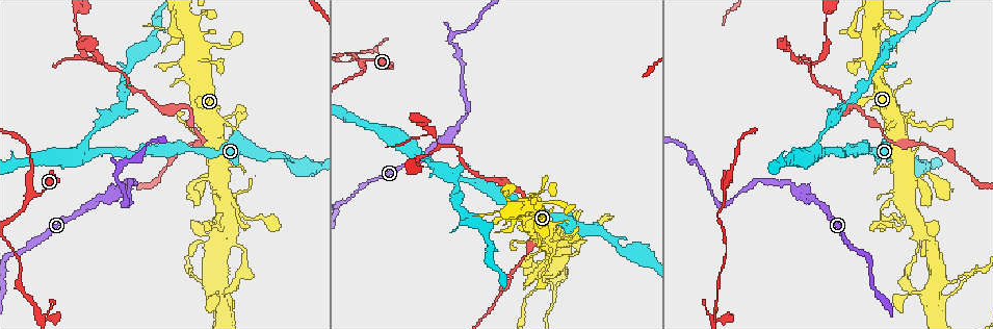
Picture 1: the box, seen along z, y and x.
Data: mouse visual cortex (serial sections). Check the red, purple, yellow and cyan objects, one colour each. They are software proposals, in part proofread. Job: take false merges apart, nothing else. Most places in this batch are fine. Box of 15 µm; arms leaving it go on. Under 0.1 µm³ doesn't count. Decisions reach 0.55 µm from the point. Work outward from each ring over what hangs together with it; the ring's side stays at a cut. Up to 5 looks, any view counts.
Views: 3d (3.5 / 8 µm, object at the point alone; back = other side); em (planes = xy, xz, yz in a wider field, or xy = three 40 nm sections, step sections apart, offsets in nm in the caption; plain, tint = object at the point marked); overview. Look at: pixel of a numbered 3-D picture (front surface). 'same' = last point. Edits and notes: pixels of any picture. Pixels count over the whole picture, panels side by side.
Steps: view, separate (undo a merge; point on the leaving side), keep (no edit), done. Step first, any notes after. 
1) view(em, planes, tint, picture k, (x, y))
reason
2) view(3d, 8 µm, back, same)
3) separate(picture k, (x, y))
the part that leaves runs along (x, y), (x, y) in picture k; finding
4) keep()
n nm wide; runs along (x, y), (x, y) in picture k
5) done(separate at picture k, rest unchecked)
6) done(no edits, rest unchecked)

view(3d, 3.5 µm, picture 1, (219, 268))
abrupt turn

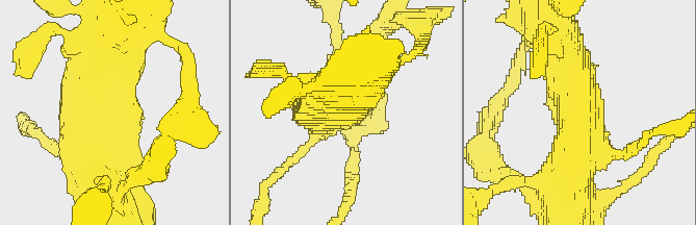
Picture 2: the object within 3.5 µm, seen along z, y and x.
view(em, xy, step 3, tint, picture 2, (116, 113))

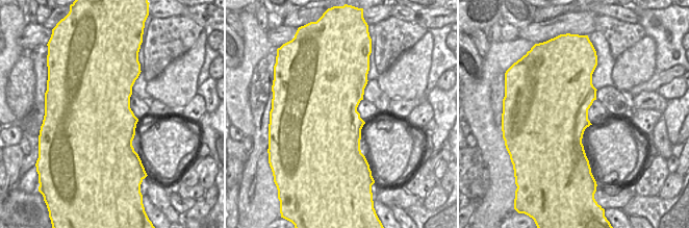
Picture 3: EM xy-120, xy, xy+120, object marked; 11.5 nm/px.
keep()
850 nm wide; runs along (109, 54), (97, 99), (142, 119) in picture 2; continuous, no second cell

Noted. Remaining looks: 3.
view(3d, 3.5 µm, picture 1, (373, 49))
abrupt turn

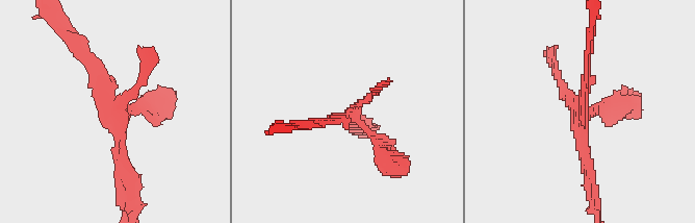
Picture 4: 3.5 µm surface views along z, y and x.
view(em, xy, step 1, tint, picture 4, (583, 104))

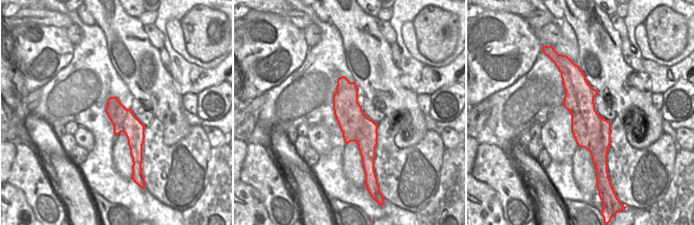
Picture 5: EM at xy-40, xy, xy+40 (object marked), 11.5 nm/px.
keep()
runs along (79, 47), (117, 108), (158, 105) in picture 4; all the same cell

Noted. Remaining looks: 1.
done(no edits, rest unchecked)

